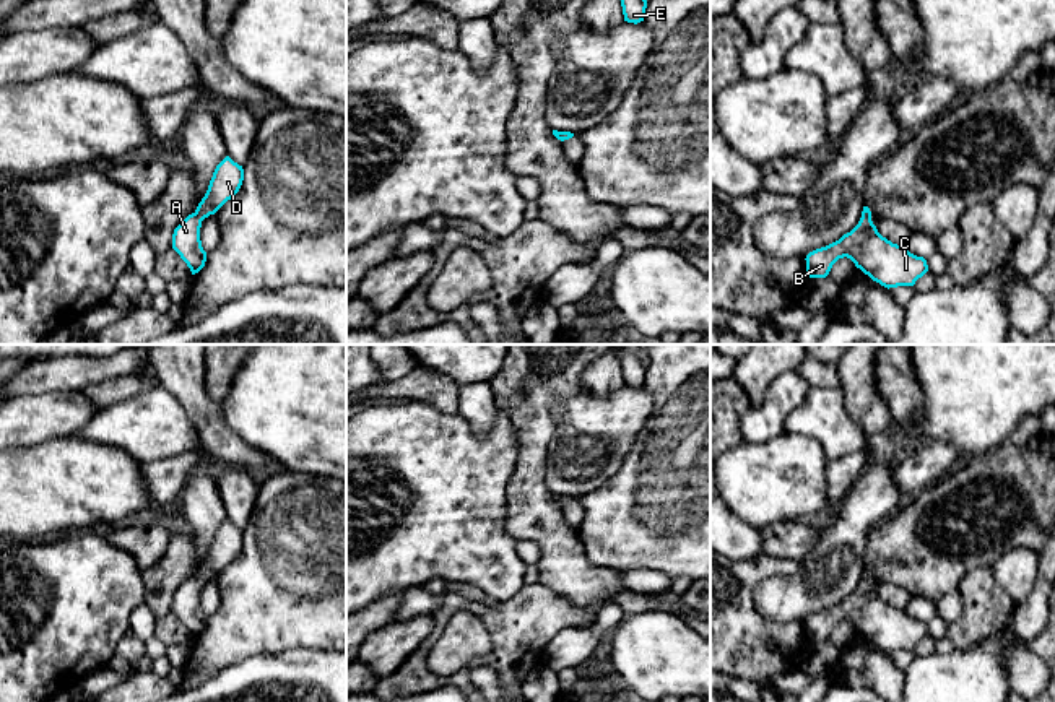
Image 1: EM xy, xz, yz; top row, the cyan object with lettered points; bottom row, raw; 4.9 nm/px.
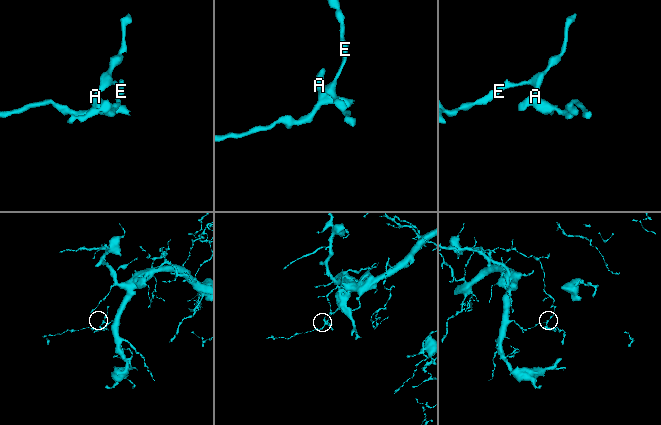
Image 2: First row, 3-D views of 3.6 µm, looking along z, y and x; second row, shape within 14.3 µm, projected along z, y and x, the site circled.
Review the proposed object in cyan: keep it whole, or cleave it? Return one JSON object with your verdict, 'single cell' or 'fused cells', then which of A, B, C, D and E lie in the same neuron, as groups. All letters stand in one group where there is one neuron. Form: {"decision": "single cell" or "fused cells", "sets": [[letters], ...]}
{"decision": "single cell", "sets": [["A", "B", "C", "D", "E"]]}

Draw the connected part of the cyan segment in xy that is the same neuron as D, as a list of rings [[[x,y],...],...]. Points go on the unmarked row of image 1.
[[[226,520],[216,530],[208,554],[197,574],[174,593],[172,613],[187,627],[192,639],[198,637],[206,626],[206,616],[200,604],[202,585],[210,578],[215,578],[228,564],[231,564],[239,556],[242,544],[242,530]]]

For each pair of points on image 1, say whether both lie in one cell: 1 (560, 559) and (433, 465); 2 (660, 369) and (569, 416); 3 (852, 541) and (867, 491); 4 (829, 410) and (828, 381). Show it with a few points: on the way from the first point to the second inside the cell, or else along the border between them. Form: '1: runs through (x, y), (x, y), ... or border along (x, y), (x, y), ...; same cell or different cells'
1: border along (507, 481), (504, 530), (516, 541); different cells
2: border along (644, 384), (652, 398), (652, 411), (644, 424); different cells
3: runs through (852, 528), (852, 522), (867, 504); same cell
4: border along (811, 385), (839, 387); different cells

